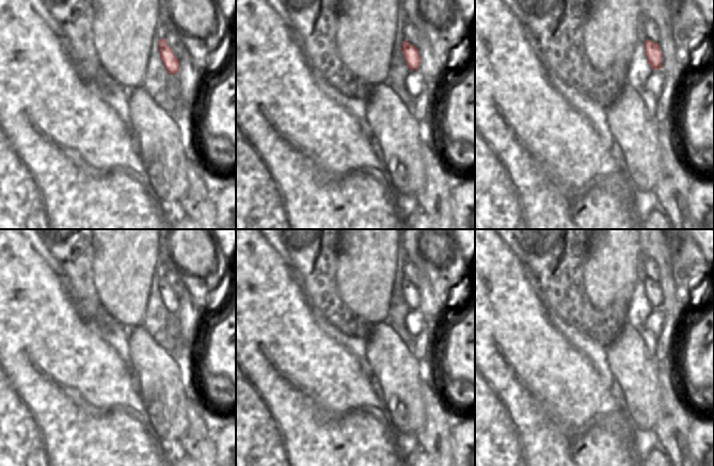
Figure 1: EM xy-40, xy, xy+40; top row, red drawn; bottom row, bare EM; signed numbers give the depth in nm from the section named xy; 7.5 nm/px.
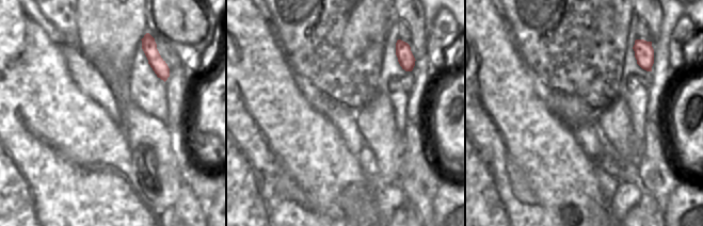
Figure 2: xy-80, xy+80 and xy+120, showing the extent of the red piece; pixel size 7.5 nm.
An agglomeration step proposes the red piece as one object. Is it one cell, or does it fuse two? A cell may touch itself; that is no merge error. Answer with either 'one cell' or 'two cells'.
one cell

